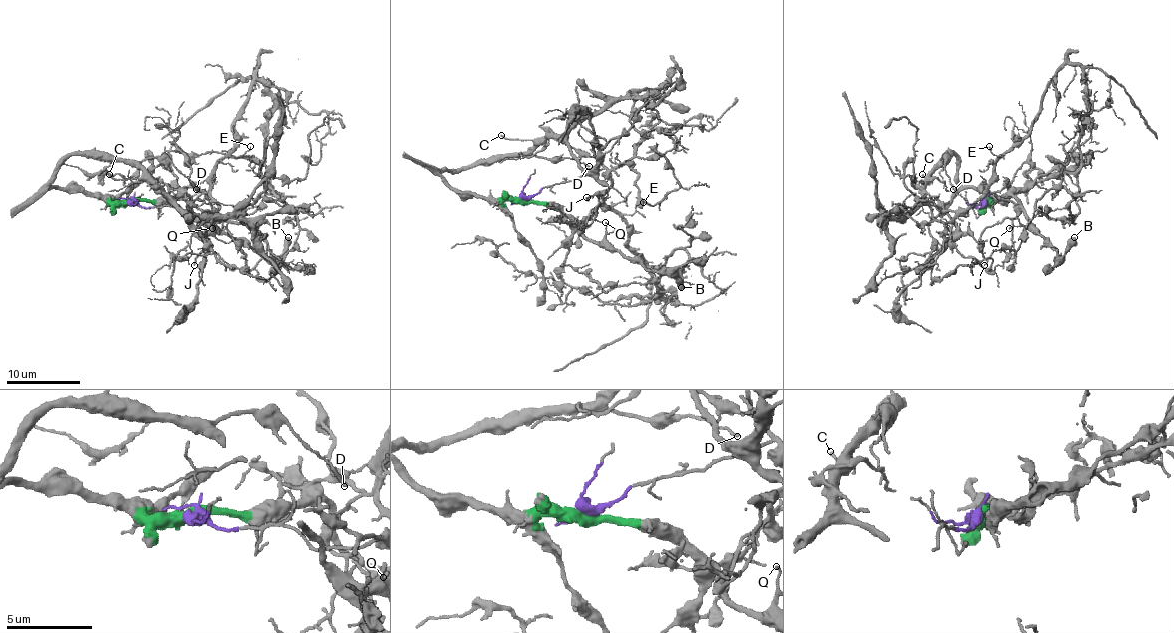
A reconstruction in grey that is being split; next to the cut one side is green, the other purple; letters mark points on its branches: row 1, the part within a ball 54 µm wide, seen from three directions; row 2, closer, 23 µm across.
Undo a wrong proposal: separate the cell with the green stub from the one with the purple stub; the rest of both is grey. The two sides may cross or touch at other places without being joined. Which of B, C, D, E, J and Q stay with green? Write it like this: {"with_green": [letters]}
{"with_green": ["B", "C", "D", "Q"]}

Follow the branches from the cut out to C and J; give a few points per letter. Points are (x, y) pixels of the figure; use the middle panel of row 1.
C: (523, 198), (459, 193), (442, 174), (520, 158), (534, 147), (531, 139), (501, 135)
J: (523, 198), (544, 187), (600, 171), (611, 184), (581, 230), (595, 217), (600, 193), (589, 200), (586, 196)

